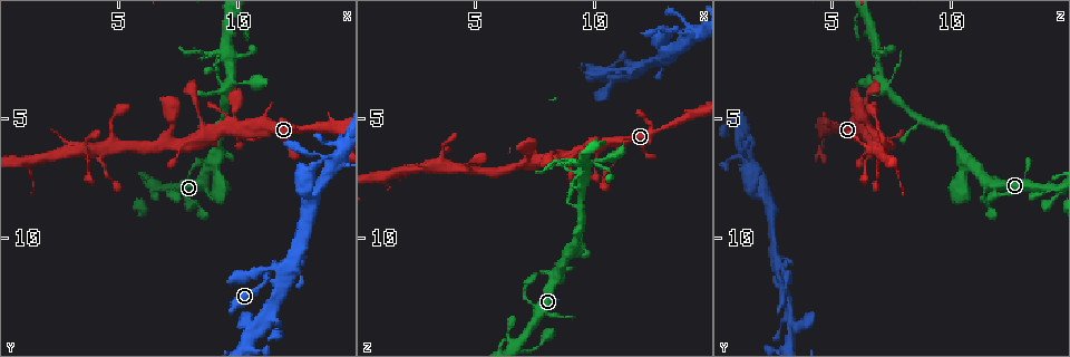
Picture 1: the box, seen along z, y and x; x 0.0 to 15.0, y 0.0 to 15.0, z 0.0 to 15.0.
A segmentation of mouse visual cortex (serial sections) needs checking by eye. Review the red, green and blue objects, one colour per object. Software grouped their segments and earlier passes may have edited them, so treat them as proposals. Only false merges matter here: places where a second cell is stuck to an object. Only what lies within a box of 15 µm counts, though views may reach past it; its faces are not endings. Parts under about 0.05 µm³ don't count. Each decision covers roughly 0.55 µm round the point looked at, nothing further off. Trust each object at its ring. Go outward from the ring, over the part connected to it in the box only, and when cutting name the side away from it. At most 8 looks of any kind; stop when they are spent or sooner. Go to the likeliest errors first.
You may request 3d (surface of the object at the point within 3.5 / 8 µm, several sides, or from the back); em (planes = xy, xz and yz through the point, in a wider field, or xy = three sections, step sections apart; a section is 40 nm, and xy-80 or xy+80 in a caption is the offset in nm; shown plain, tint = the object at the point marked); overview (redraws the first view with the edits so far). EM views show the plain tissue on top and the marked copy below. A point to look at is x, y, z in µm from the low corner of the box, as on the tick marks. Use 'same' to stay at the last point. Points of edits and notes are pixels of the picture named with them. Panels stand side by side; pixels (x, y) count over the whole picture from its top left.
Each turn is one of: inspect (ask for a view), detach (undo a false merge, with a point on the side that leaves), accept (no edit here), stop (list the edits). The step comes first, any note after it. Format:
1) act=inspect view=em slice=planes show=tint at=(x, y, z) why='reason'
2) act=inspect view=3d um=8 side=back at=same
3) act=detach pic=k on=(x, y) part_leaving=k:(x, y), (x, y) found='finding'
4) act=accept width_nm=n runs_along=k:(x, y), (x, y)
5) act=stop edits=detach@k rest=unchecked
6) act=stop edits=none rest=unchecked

act=inspect view=3d um=8 at=(11.8, 11.2, 2.7) why='branch point'

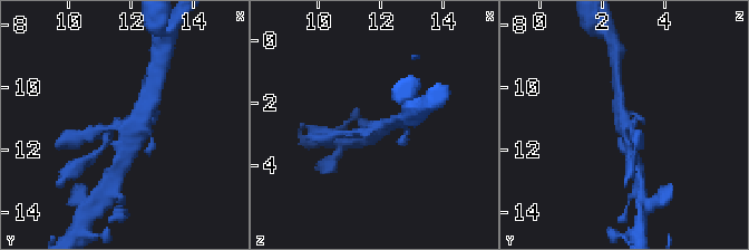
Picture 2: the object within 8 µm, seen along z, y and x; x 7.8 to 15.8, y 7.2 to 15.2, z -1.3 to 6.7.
act=inspect view=3d um=3.5 at=(11.8, 11.2, 2.8) why='closer look'

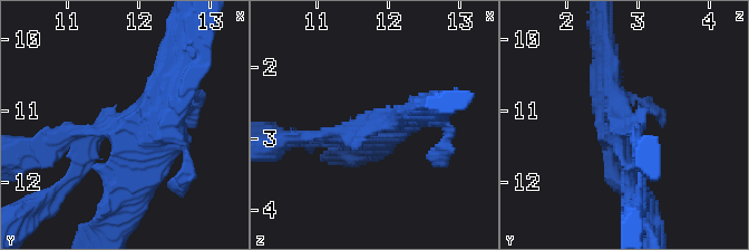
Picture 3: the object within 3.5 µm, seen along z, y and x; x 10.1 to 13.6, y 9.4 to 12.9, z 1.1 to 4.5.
act=inspect view=em slice=xy step=1 show=tint at=(11.75, 11.15, 2.85)

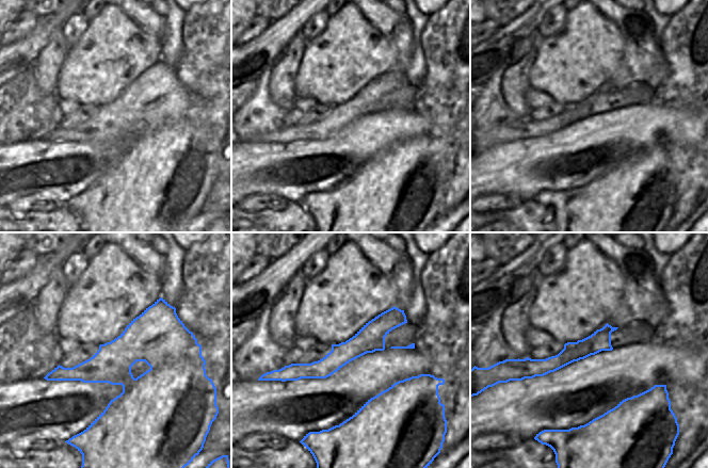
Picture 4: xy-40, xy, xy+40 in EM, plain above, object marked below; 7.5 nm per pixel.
act=detach pic=3 on=(114, 156) found='two cells meet here'

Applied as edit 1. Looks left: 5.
act=inspect view=overview

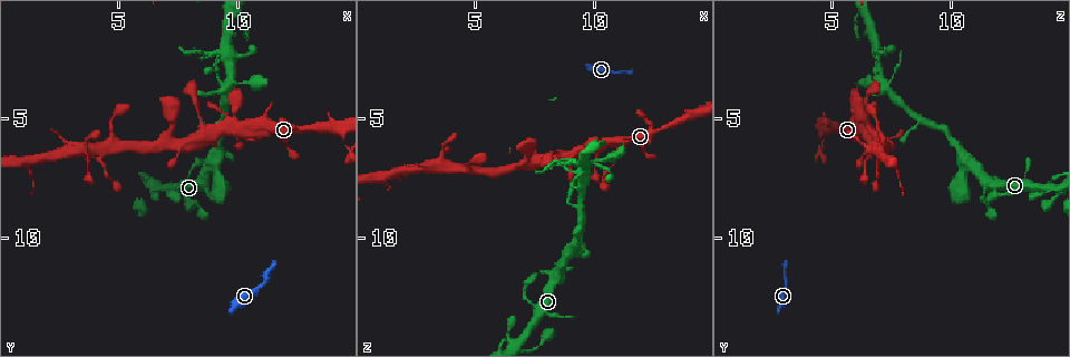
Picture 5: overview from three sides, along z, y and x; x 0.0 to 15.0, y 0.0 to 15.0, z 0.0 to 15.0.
act=inspect view=3d um=3.5 at=(9.0, 6.8, 10.7) why='a fork'

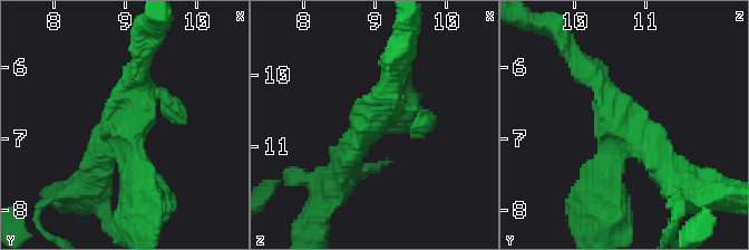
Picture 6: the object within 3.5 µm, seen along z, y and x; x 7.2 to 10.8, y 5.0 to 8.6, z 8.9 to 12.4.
act=inspect view=em slice=xy step=2 show=tint at=(8.90, 6.80, 10.70)

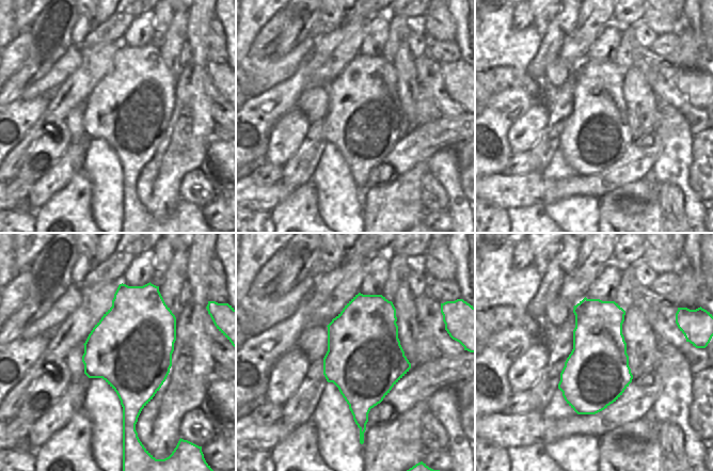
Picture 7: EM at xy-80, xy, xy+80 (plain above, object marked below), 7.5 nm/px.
act=accept runs_along=6:(669, 175), (584, 66) found='continuous, no second cell'

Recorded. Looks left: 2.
act=inspect view=3d um=3.5 at=(9.6, 2.5, 7.0) why='a fork'

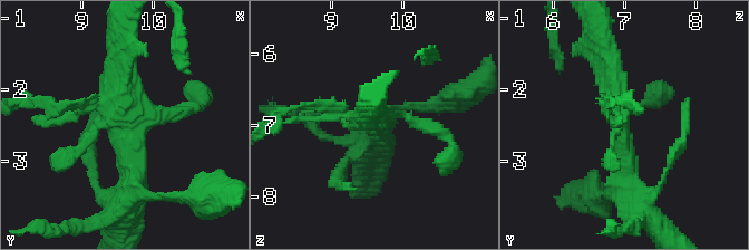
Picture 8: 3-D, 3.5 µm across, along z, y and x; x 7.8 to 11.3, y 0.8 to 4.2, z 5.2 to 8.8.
act=inspect view=em slice=planes show=tint at=(9.65, 2.45, 6.95) why='shape alone is not enough'

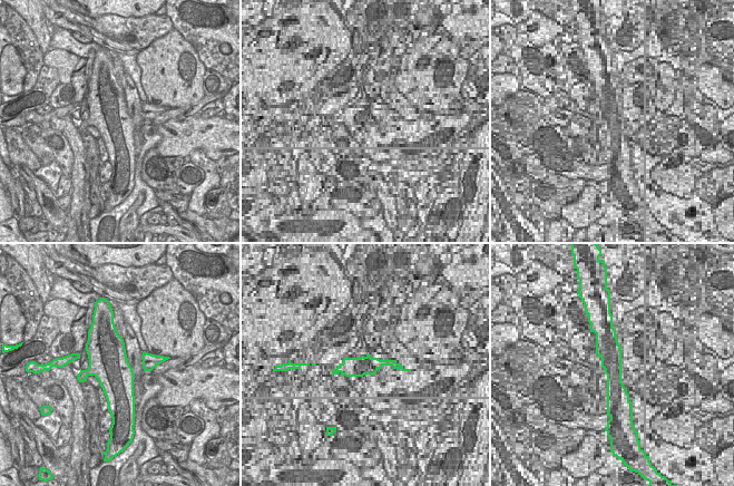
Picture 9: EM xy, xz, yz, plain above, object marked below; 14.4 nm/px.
act=accept runs_along=8:(631, 194), (605, 50) found='one cell here'

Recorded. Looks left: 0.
act=stop edits=detach@3 rest=unchecked

